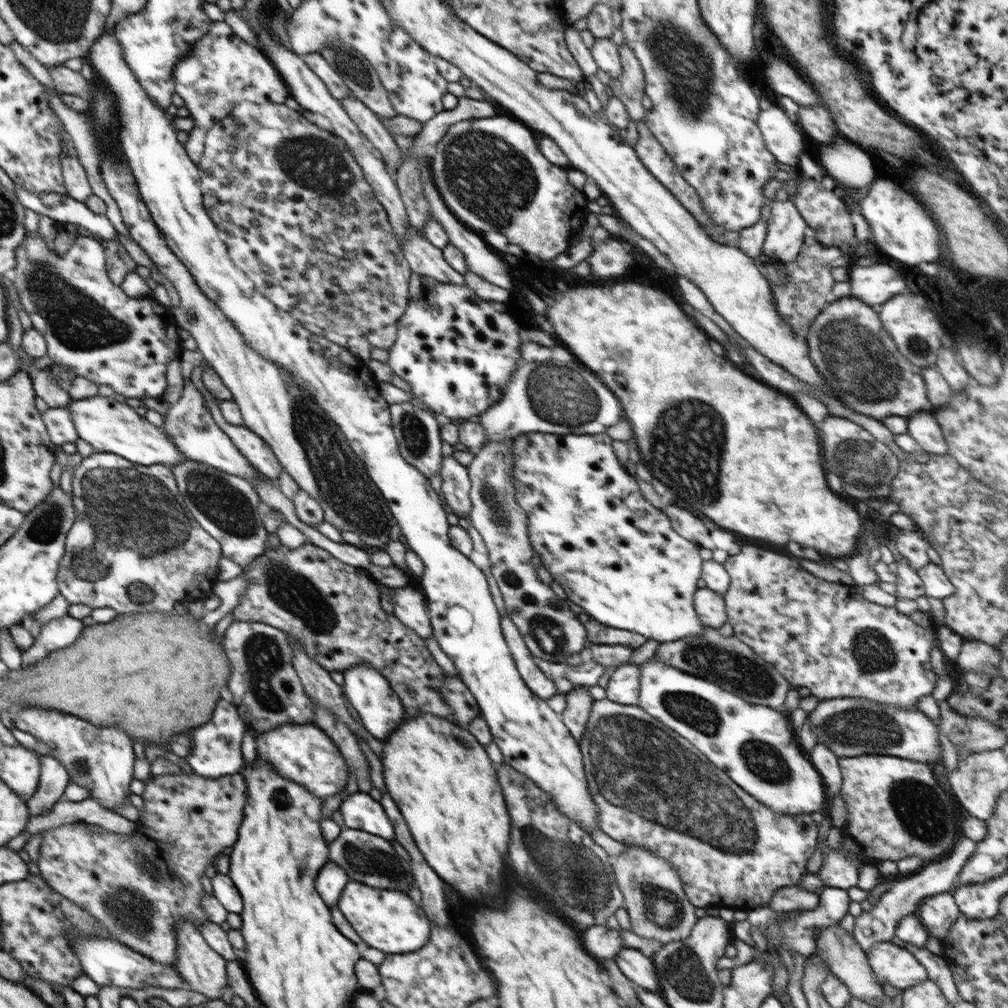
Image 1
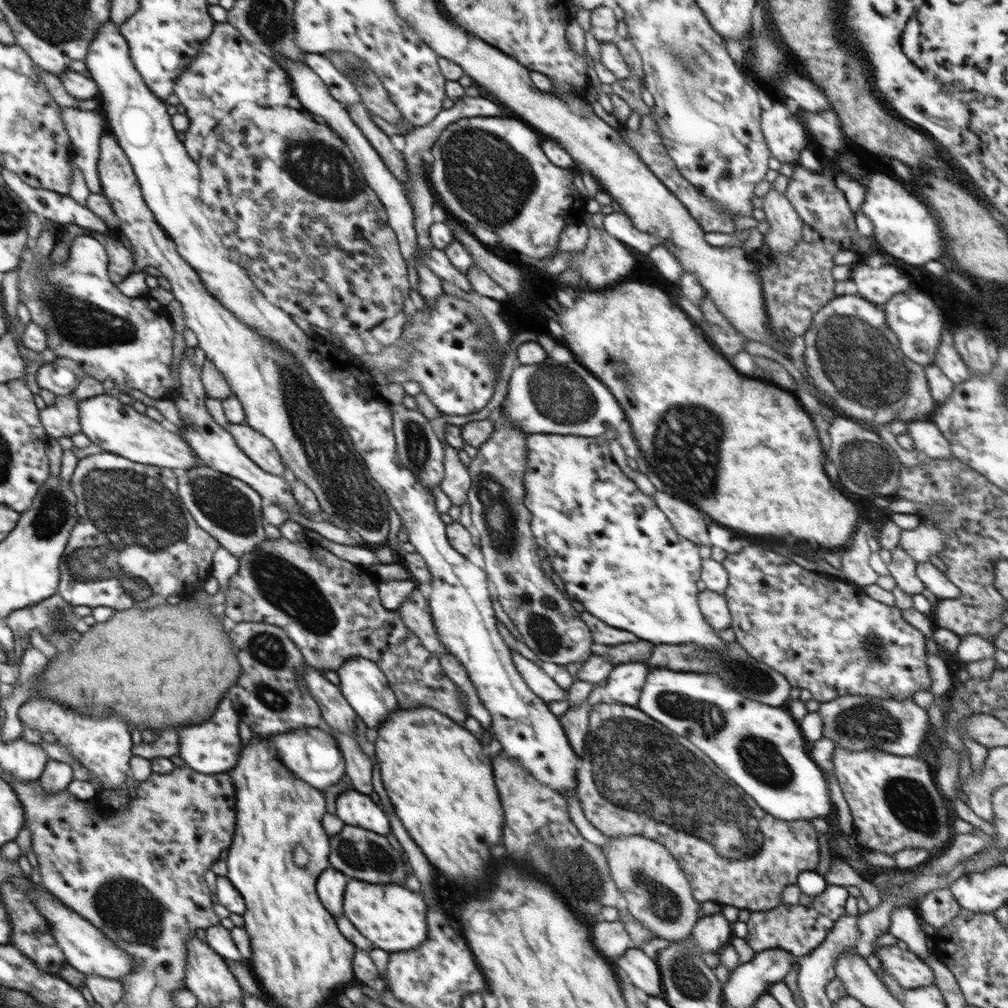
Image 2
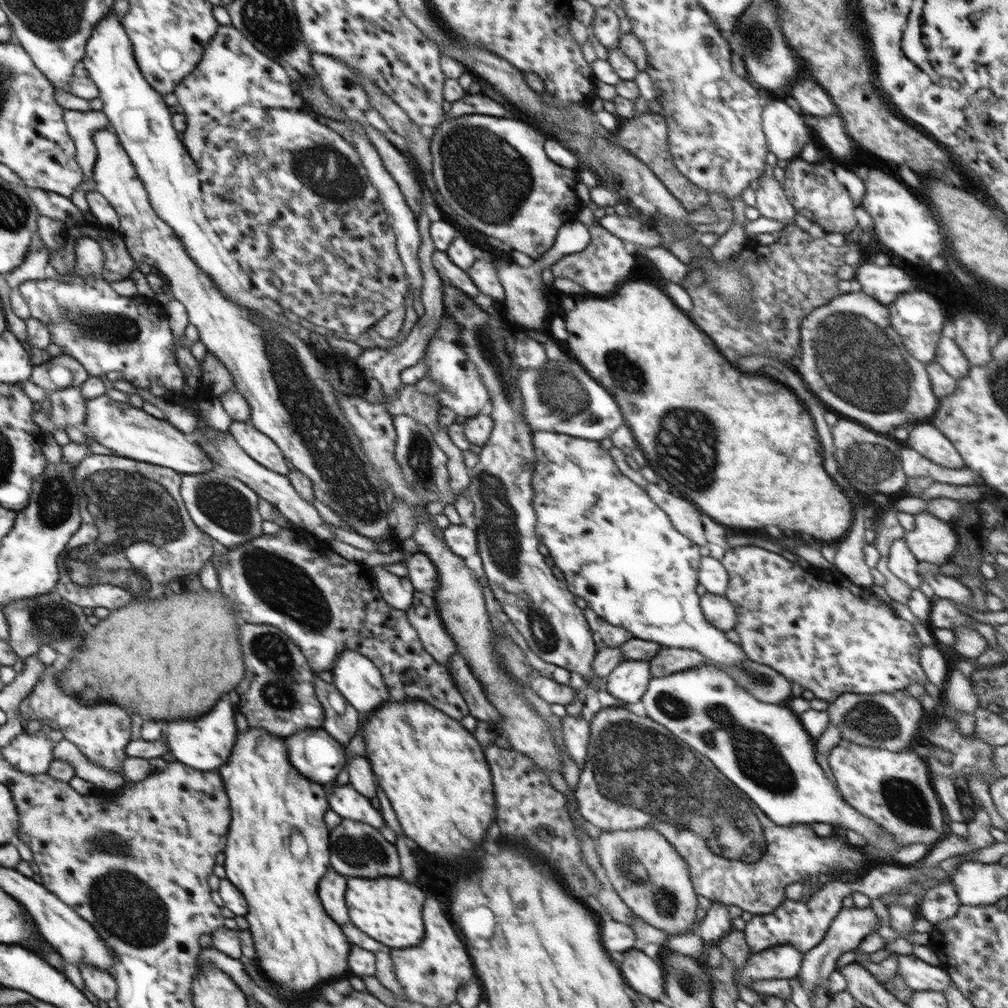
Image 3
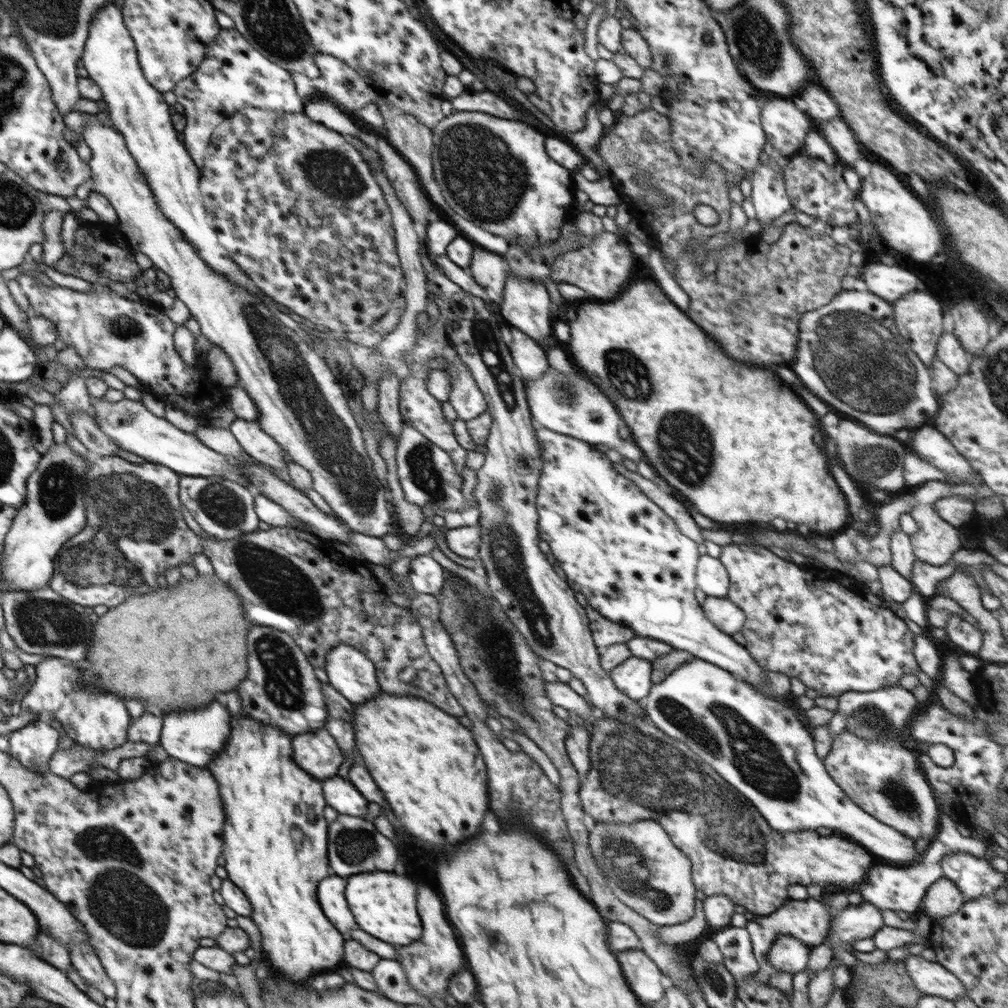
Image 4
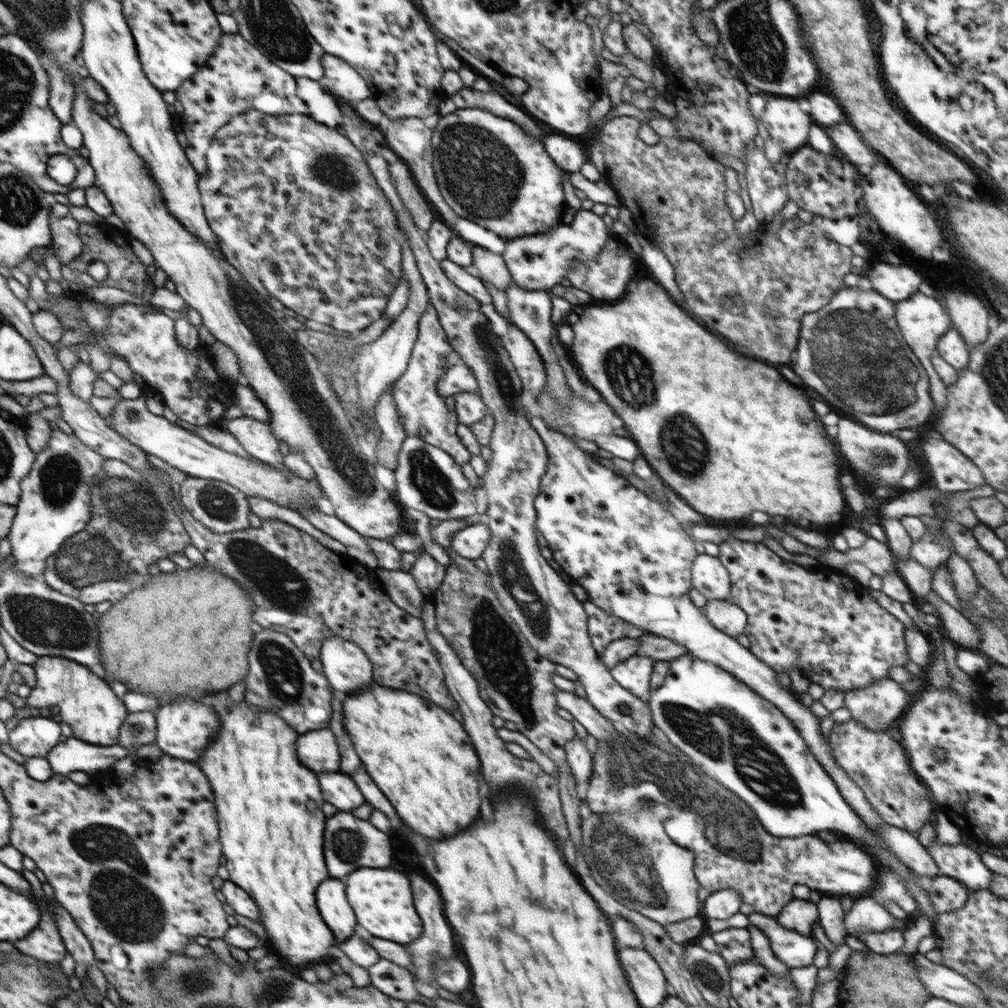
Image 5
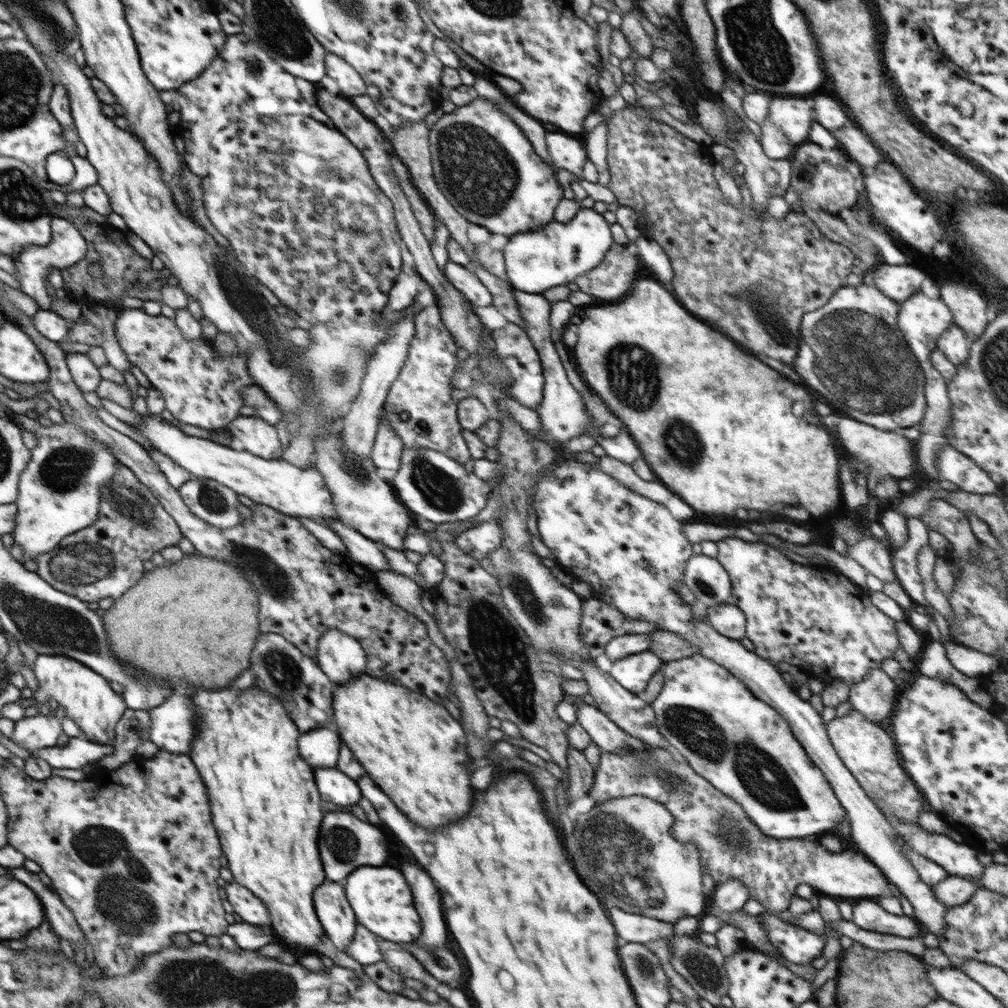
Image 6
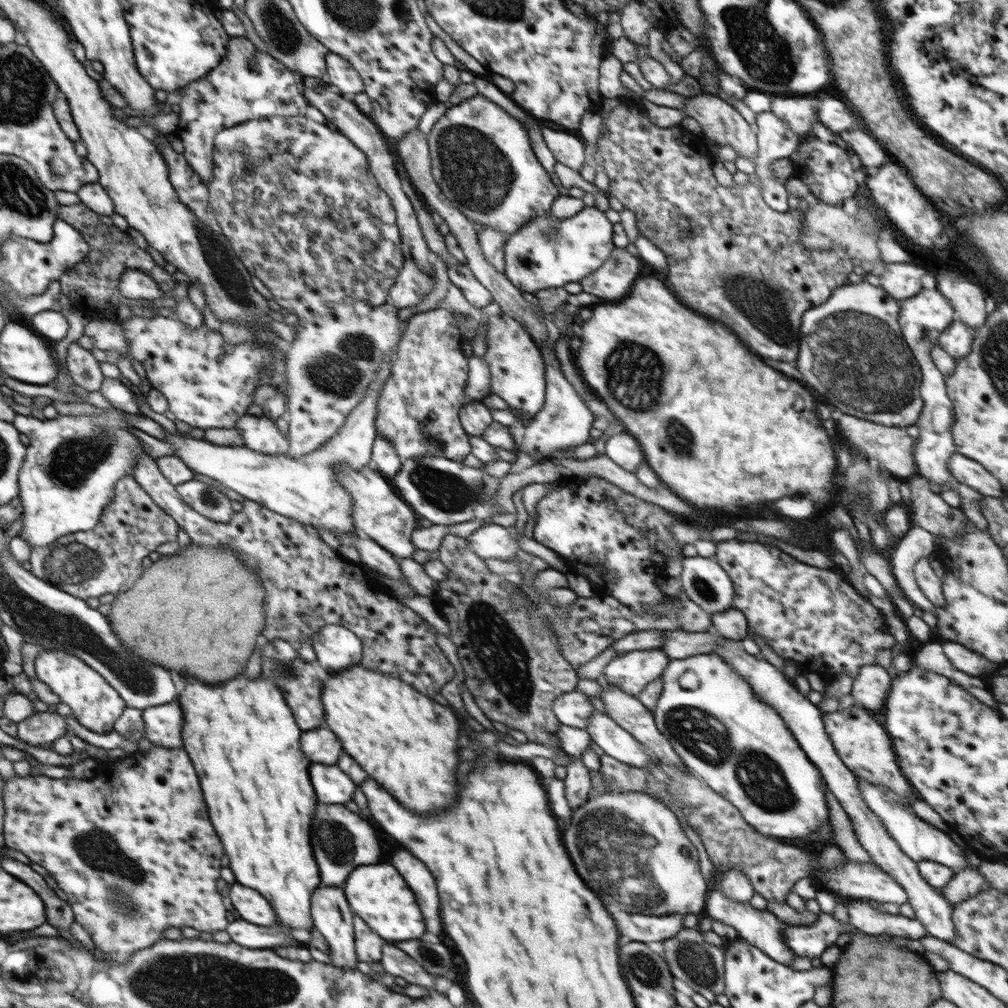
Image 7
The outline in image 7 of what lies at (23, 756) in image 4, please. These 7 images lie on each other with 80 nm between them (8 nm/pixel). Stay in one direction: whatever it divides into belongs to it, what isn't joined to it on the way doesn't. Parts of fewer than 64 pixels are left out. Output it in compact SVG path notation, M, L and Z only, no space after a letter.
M34 712L26 720L17 723L17 738L36 747L42 744L52 746L66 732L65 717L57 712Z

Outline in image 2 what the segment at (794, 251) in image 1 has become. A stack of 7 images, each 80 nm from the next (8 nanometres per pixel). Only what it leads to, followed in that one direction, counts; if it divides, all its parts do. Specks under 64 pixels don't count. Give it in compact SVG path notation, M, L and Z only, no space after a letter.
M772 187L762 198L766 221L770 228L765 235L765 246L780 254L788 254L802 239L803 220L785 194Z

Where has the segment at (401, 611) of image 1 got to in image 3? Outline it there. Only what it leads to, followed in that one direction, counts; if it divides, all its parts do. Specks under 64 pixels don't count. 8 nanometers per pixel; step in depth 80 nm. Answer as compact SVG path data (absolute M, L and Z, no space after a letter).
M415 590L413 605L405 611L405 614L409 623L416 629L424 648L447 668L457 648L451 636L443 630L443 622L433 598Z

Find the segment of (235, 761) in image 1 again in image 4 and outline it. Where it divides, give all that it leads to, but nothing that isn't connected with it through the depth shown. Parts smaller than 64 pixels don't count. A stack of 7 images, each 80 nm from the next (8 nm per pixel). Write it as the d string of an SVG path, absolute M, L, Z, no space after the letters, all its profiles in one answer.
M212 702L194 712L170 712L164 716L159 746L174 758L189 765L204 767L224 749L230 738L230 714L220 702Z

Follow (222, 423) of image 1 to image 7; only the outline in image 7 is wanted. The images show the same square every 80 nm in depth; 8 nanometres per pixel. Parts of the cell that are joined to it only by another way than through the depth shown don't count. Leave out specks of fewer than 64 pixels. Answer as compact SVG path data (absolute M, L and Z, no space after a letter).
M246 414L239 417L236 429L243 438L243 446L262 454L286 454L289 449L289 436L284 435L274 420L256 415Z

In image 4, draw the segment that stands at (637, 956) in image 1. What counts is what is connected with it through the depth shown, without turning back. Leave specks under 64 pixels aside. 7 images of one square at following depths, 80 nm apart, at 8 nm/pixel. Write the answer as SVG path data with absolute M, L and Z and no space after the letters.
M640 947L620 952L618 962L640 1004L652 1005L663 1000L666 991L661 984L662 972Z

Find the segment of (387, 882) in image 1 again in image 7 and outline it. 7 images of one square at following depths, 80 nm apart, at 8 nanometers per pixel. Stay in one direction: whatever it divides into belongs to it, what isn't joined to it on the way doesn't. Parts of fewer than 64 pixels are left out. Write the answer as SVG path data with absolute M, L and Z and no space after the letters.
M320 804L316 806L314 816L314 838L312 846L316 850L316 862L319 866L322 886L343 886L342 882L348 878L348 874L360 866L360 864L376 864L382 856L382 848L378 842L378 836L374 828L364 822L358 813L346 810L344 806L332 806L332 804Z

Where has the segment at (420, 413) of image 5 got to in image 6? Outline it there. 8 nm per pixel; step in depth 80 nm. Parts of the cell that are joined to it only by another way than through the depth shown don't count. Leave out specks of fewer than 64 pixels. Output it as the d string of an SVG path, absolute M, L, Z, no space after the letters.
M437 305L424 307L415 315L415 333L409 344L408 356L400 374L389 388L385 403L383 404L382 417L389 422L389 427L401 438L403 448L414 447L419 449L424 447L444 453L453 458L456 462L464 465L471 458L469 448L462 436L462 428L457 417L457 401L452 399L450 392L453 386L453 374L461 367L463 360L456 357L456 346L453 336L444 326L440 309Z

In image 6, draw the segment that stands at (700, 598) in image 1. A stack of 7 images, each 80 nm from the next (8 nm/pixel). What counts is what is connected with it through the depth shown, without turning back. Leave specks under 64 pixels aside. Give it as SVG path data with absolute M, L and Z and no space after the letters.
M730 602L716 608L707 608L708 622L728 638L740 641L745 636L746 618L738 608Z

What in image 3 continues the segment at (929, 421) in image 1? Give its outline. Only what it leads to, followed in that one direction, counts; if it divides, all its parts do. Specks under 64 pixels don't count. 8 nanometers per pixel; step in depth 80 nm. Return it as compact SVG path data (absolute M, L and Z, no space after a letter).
M932 422L912 425L909 438L906 441L910 444L910 448L942 468L952 470L966 468L963 458L958 454L954 445Z

